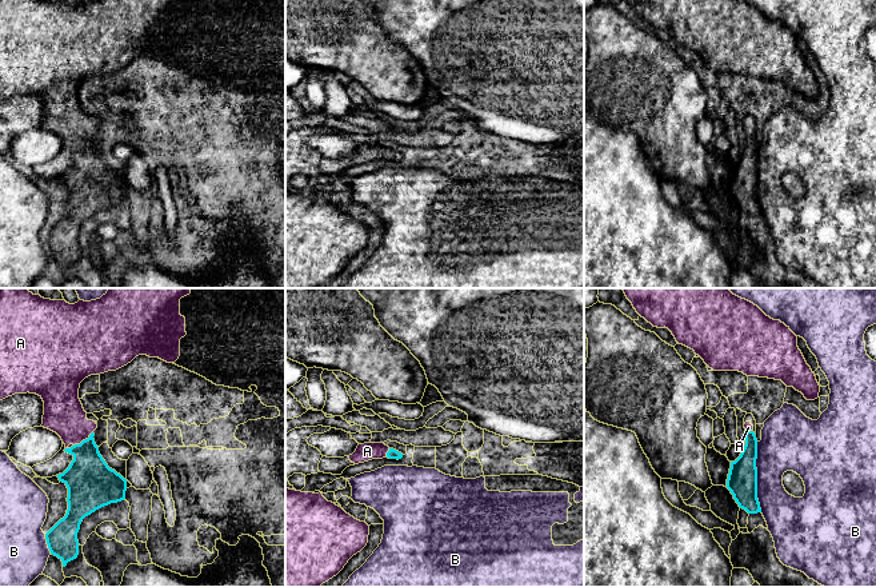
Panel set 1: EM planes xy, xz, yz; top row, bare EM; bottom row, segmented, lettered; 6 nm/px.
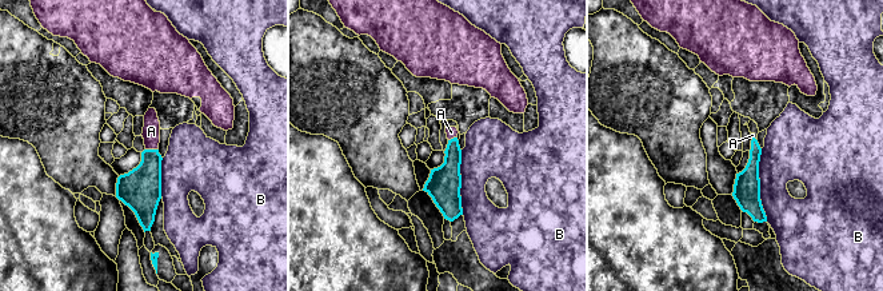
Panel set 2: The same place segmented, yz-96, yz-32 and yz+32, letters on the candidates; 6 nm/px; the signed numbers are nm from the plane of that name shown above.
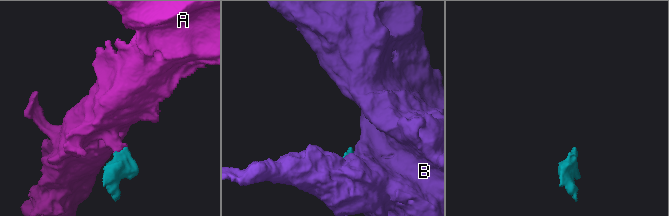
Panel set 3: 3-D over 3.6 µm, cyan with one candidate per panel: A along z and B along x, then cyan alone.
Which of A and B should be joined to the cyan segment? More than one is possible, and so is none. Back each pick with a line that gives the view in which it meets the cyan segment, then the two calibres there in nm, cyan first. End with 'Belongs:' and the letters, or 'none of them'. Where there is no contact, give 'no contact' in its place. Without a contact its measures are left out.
A: meets cyan in xy; 280 nm thick on the cyan side, 240 nm on the other
Belongs: A

